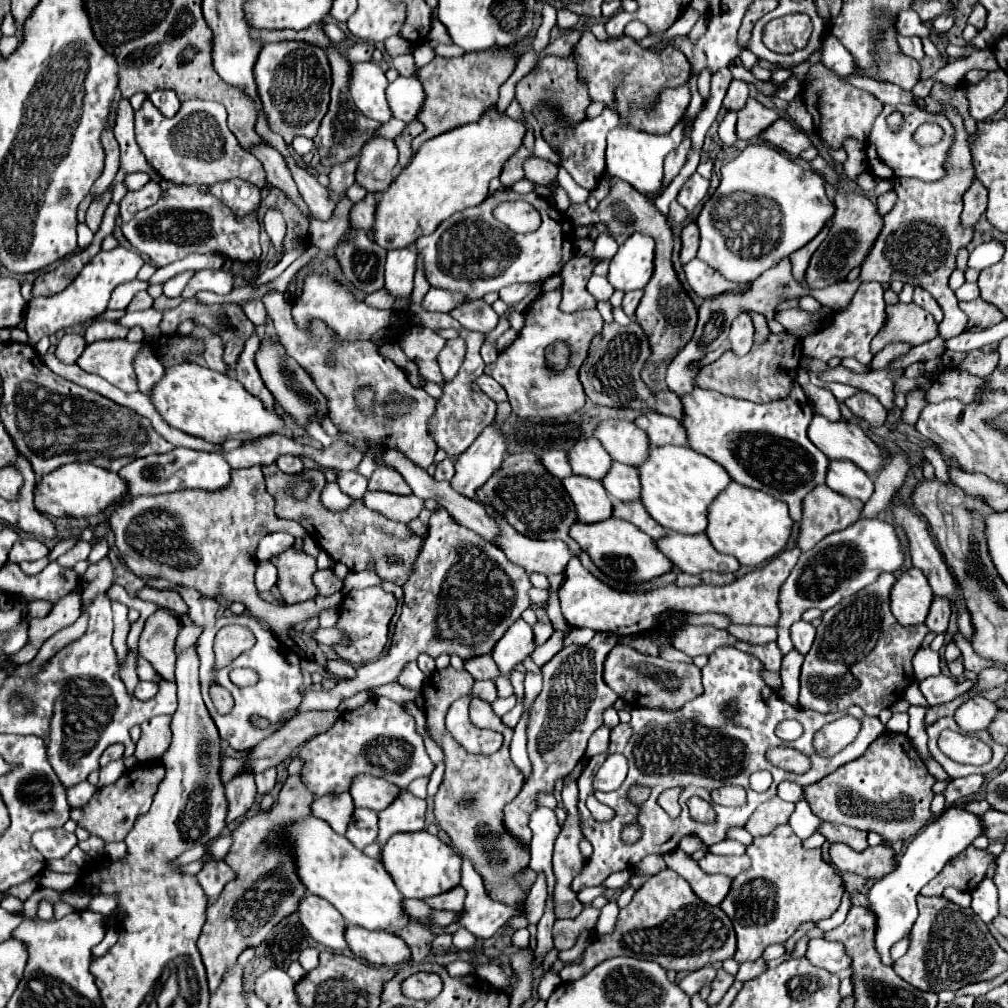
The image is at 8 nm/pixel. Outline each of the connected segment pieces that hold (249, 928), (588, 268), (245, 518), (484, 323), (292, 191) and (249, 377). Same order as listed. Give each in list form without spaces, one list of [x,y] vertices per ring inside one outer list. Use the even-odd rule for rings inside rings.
[[[289,767],[291,775],[287,777],[277,803],[271,807],[271,811],[257,813],[253,817],[247,817],[235,831],[235,843],[231,845],[229,853],[225,855],[225,863],[235,869],[237,879],[231,881],[219,899],[207,907],[207,921],[201,929],[197,947],[203,957],[203,965],[207,969],[207,985],[209,993],[215,993],[221,981],[225,979],[225,973],[235,965],[239,953],[247,947],[255,947],[263,941],[263,937],[287,915],[295,911],[295,901],[303,897],[305,889],[295,877],[295,871],[291,869],[291,857],[283,857],[283,853],[259,853],[259,847],[267,835],[271,835],[275,829],[283,827],[287,821],[295,821],[299,817],[311,815],[311,801],[315,795],[307,793],[303,789],[303,783],[299,781],[297,767]]]
[[[589,255],[573,257],[561,269],[563,279],[563,301],[561,309],[565,313],[573,313],[579,309],[591,309],[597,305],[597,299],[587,291],[587,281],[593,275],[593,261]]]
[[[247,467],[247,469],[231,469],[231,483],[219,491],[203,491],[203,489],[185,489],[185,491],[175,491],[175,493],[165,493],[157,497],[135,497],[135,499],[125,499],[121,501],[115,511],[109,517],[109,525],[115,535],[115,547],[119,549],[119,557],[125,561],[125,565],[135,573],[135,575],[149,575],[149,577],[163,577],[167,581],[175,581],[181,585],[189,585],[199,589],[203,595],[215,597],[221,593],[229,601],[241,601],[249,613],[253,613],[259,619],[265,619],[271,631],[292,649],[295,642],[290,638],[288,631],[291,625],[309,621],[311,617],[319,615],[323,607],[337,607],[337,603],[343,599],[341,593],[335,593],[331,597],[317,597],[315,601],[305,601],[297,605],[277,605],[277,603],[267,603],[259,597],[255,586],[255,549],[263,533],[273,533],[273,531],[287,531],[293,537],[303,537],[307,531],[287,519],[279,519],[275,515],[275,499],[273,495],[267,493],[265,479],[259,467]]]
[[[483,299],[479,301],[469,301],[463,303],[459,307],[455,307],[449,313],[453,319],[457,319],[465,329],[471,331],[481,331],[481,333],[489,333],[495,329],[499,315],[493,311],[491,305],[487,305]]]
[[[263,139],[255,145],[251,145],[251,153],[263,163],[263,169],[267,171],[267,181],[271,185],[281,187],[287,193],[287,197],[303,211],[303,215],[307,215],[311,219],[311,213],[309,213],[307,205],[303,205],[303,199],[299,197],[299,191],[295,189],[295,183],[291,179],[291,171],[287,169],[287,163],[285,163],[283,155],[275,147],[271,149],[271,145]]]
[[[251,333],[251,337],[245,341],[245,347],[235,363],[235,381],[239,381],[245,391],[249,391],[253,397],[257,397],[267,411],[273,411],[275,409],[275,401],[271,397],[271,393],[267,393],[263,381],[259,381],[259,373],[255,369],[255,363],[253,363],[253,355],[255,355],[255,349],[259,349],[259,337],[257,333]]]

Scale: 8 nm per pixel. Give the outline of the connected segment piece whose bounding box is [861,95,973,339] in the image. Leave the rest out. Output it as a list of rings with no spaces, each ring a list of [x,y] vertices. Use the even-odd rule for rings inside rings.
[[[931,95],[923,99],[927,113],[943,113],[951,121],[955,129],[953,145],[947,151],[945,161],[945,177],[939,181],[919,181],[919,179],[907,179],[907,181],[893,181],[897,203],[895,207],[883,215],[883,229],[869,251],[865,263],[861,265],[861,281],[903,281],[913,287],[923,287],[933,295],[933,299],[941,305],[945,319],[939,323],[939,335],[943,339],[961,335],[967,329],[967,315],[959,309],[955,293],[949,289],[947,281],[949,275],[955,269],[955,255],[959,247],[967,247],[973,235],[973,229],[963,229],[959,225],[959,215],[963,209],[961,197],[967,191],[967,185],[971,185],[973,177],[973,163],[971,163],[971,151],[969,151],[969,133],[965,131],[963,117],[955,107],[943,107],[939,101],[935,101]]]

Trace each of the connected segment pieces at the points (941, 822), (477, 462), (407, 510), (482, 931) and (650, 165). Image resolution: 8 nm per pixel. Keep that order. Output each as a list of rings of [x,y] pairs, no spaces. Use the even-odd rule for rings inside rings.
[[[945,807],[943,815],[931,819],[909,843],[905,855],[899,857],[895,873],[889,873],[881,881],[877,881],[867,893],[867,909],[875,915],[875,951],[879,953],[881,962],[893,966],[890,949],[893,941],[901,941],[909,935],[915,919],[917,919],[917,903],[915,897],[919,895],[921,887],[927,885],[949,859],[959,855],[967,845],[973,843],[977,835],[983,833],[983,825],[977,815],[961,809],[961,807]]]
[[[487,427],[473,441],[473,445],[455,459],[455,475],[449,485],[463,497],[475,499],[475,491],[499,469],[507,439],[495,429]]]
[[[367,491],[363,495],[365,507],[383,513],[391,521],[399,521],[409,525],[415,521],[423,509],[423,499],[413,495],[391,495],[383,491]]]
[[[457,851],[457,855],[461,857],[463,869],[461,869],[460,885],[467,892],[464,901],[464,913],[461,918],[461,923],[457,925],[449,925],[447,931],[453,933],[457,931],[461,925],[465,929],[469,929],[475,937],[481,939],[489,939],[493,937],[493,929],[501,929],[509,923],[509,919],[519,913],[519,907],[525,907],[525,901],[521,901],[519,905],[507,905],[501,901],[493,901],[483,887],[481,875],[479,873],[471,873],[471,863],[469,859]]]
[[[690,69],[689,87],[691,89],[691,103],[685,111],[685,119],[683,123],[675,125],[675,129],[669,135],[649,135],[631,127],[615,127],[613,131],[609,131],[607,135],[607,149],[605,149],[605,159],[607,159],[607,173],[615,179],[623,179],[629,185],[633,185],[639,193],[657,193],[661,189],[661,179],[663,179],[663,159],[669,151],[677,149],[681,145],[681,141],[687,135],[687,129],[693,127],[699,111],[703,109],[703,99],[699,95],[697,87],[697,77]]]

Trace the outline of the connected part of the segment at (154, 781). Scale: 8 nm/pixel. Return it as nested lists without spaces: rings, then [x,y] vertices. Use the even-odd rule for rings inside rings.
[[[145,763],[139,765],[133,771],[127,771],[117,783],[109,785],[109,787],[101,787],[97,789],[95,797],[91,797],[91,801],[79,809],[71,809],[71,819],[87,829],[91,835],[101,837],[103,841],[123,841],[125,835],[129,833],[129,829],[133,827],[133,823],[137,821],[137,817],[145,815],[151,807],[151,799],[157,791],[157,785],[161,783],[165,775],[165,769],[161,763]]]

